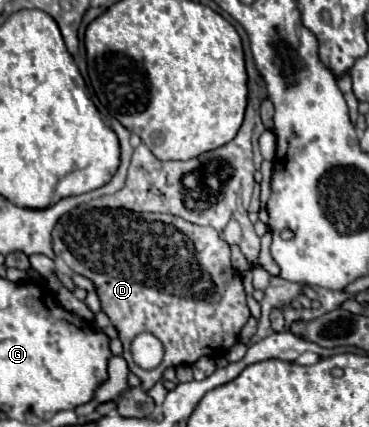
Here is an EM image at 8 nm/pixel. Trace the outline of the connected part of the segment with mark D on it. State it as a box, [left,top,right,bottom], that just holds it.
[52,208,250,390]

